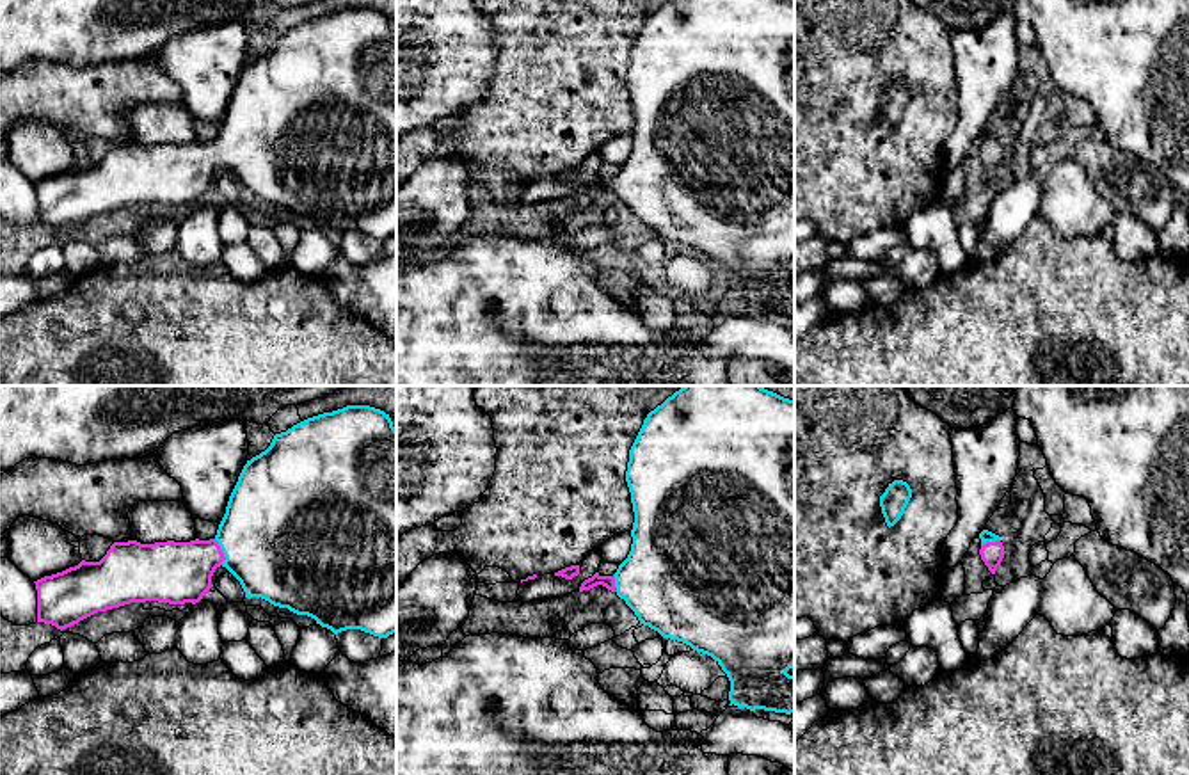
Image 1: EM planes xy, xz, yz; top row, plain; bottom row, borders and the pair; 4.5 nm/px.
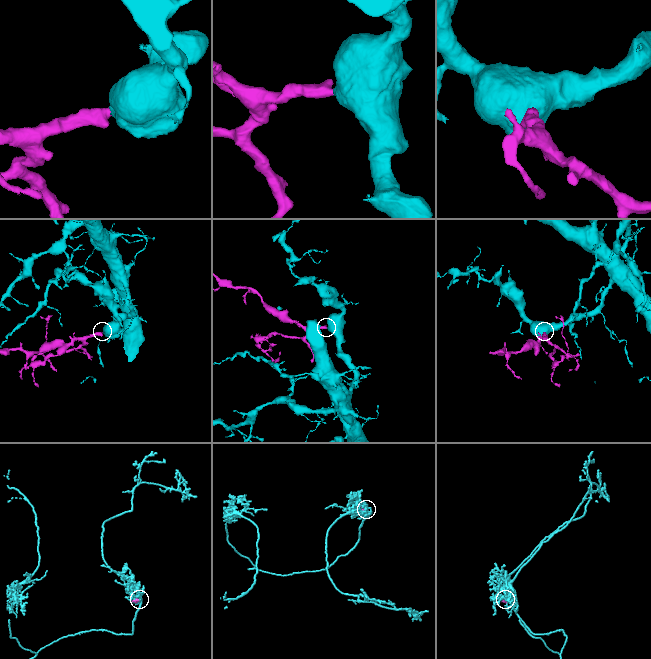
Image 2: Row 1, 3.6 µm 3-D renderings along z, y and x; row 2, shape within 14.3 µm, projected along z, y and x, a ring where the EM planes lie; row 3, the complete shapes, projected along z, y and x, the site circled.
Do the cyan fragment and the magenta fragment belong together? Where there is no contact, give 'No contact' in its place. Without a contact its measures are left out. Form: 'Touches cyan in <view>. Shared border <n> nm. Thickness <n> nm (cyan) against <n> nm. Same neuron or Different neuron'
Touches cyan in xy. Shared border 130 nm. Thickness 500 nm (cyan) against 280 nm. Same neuron

